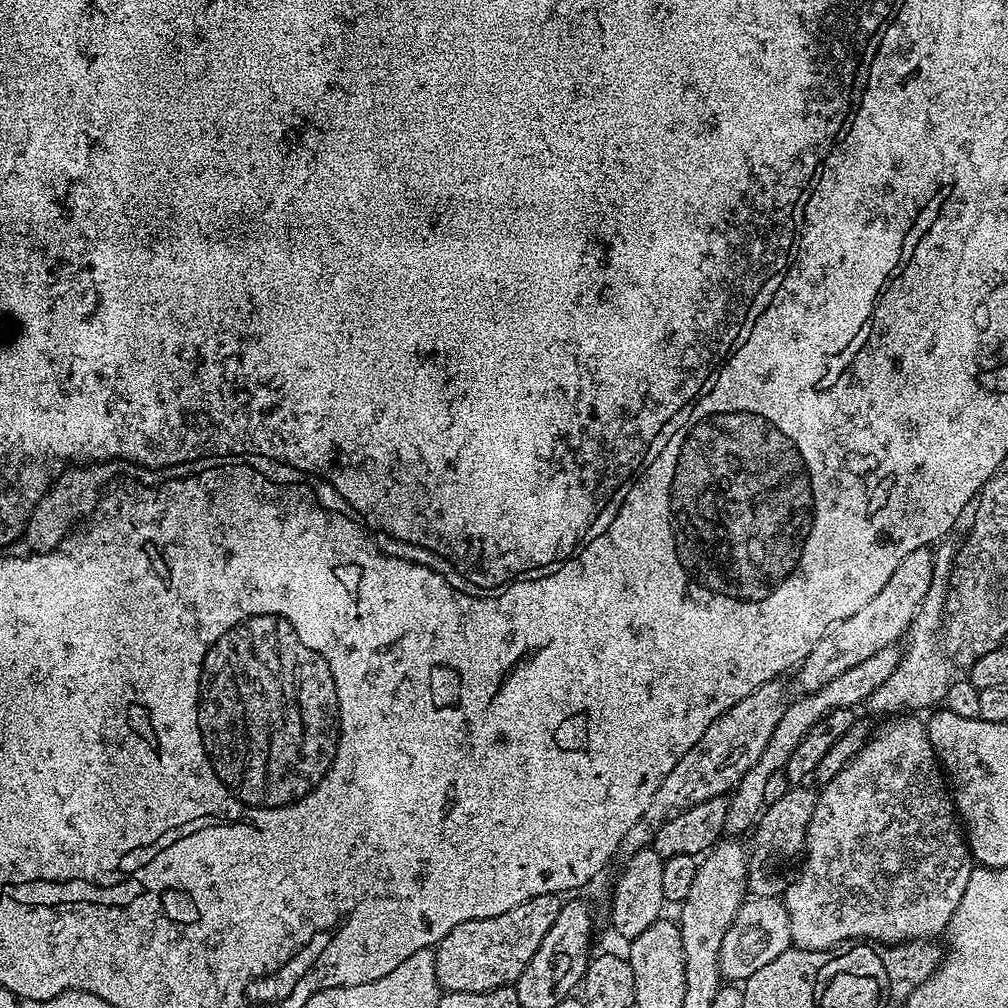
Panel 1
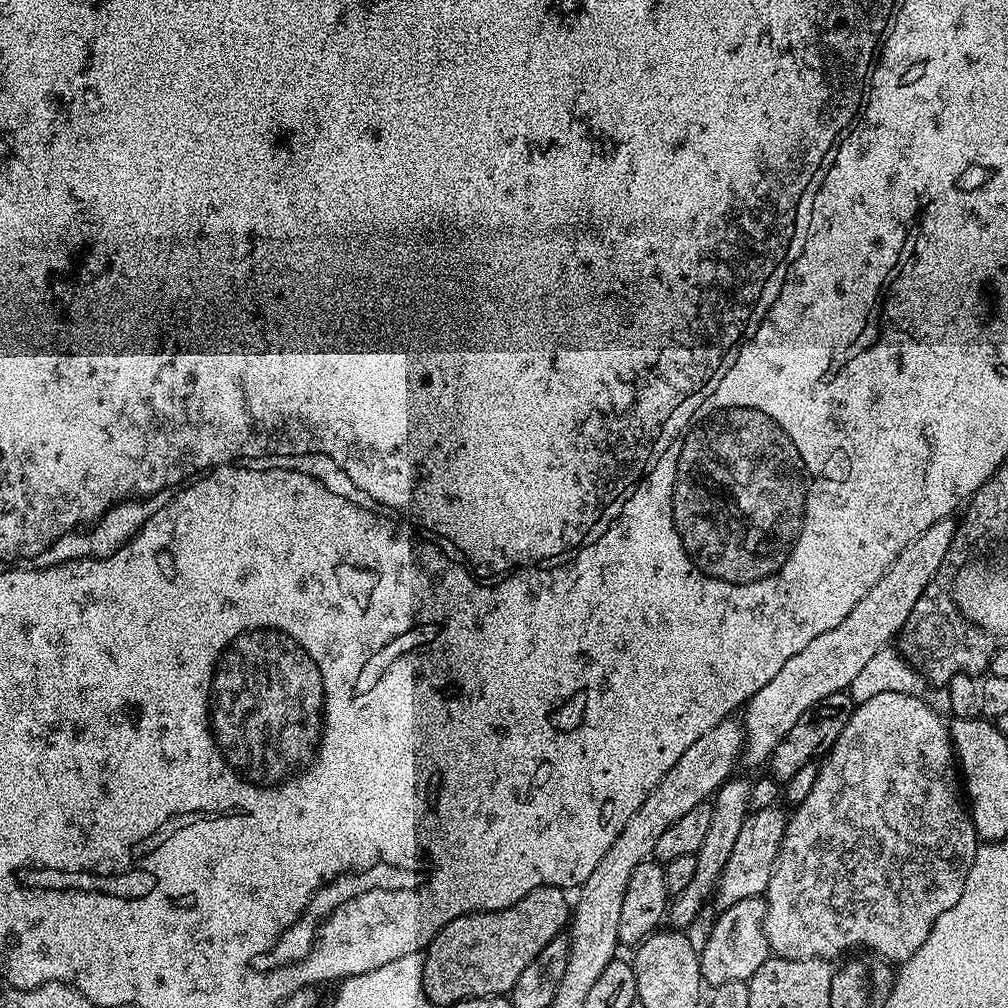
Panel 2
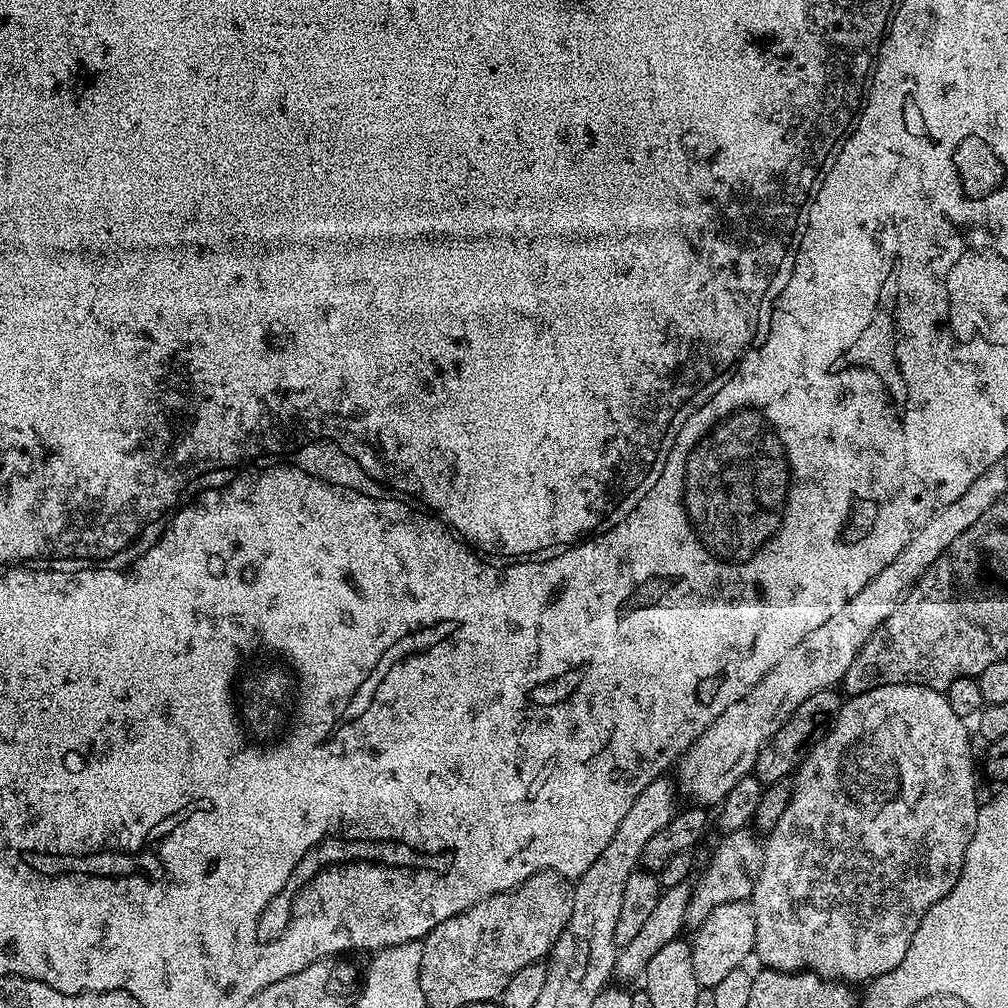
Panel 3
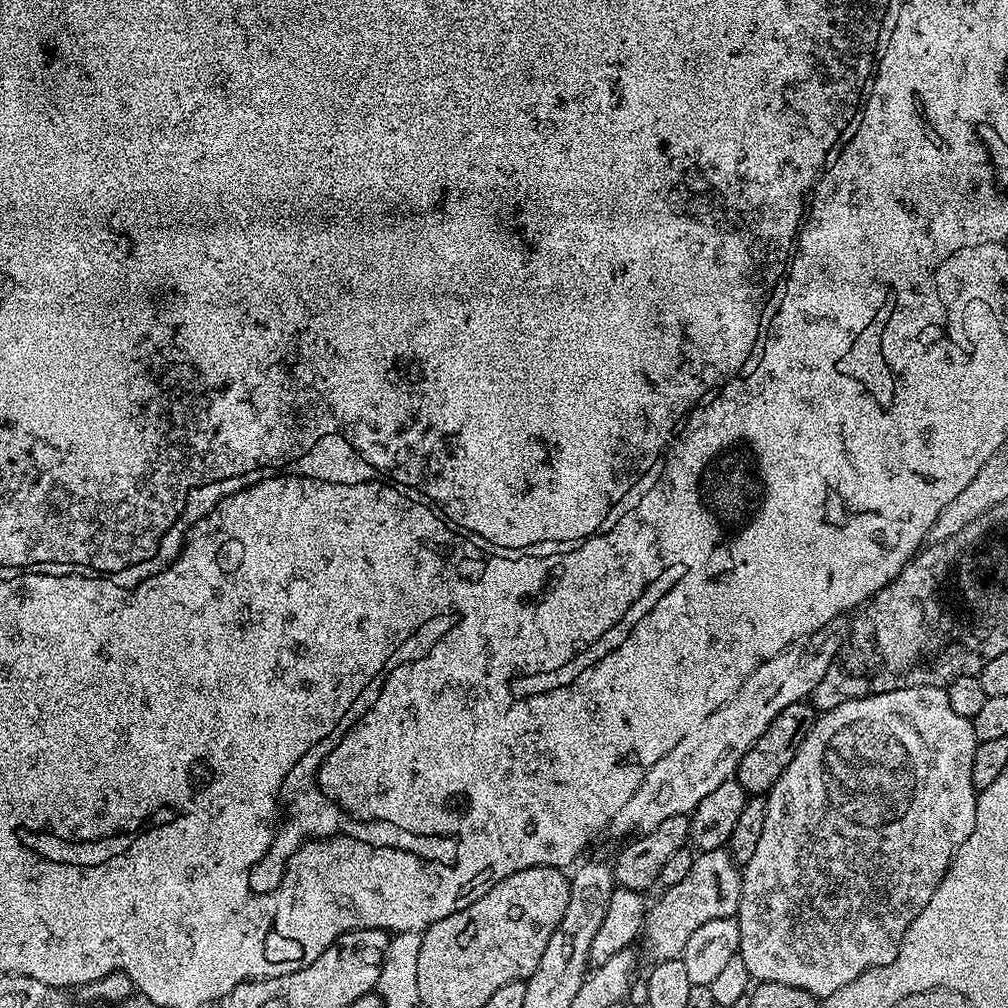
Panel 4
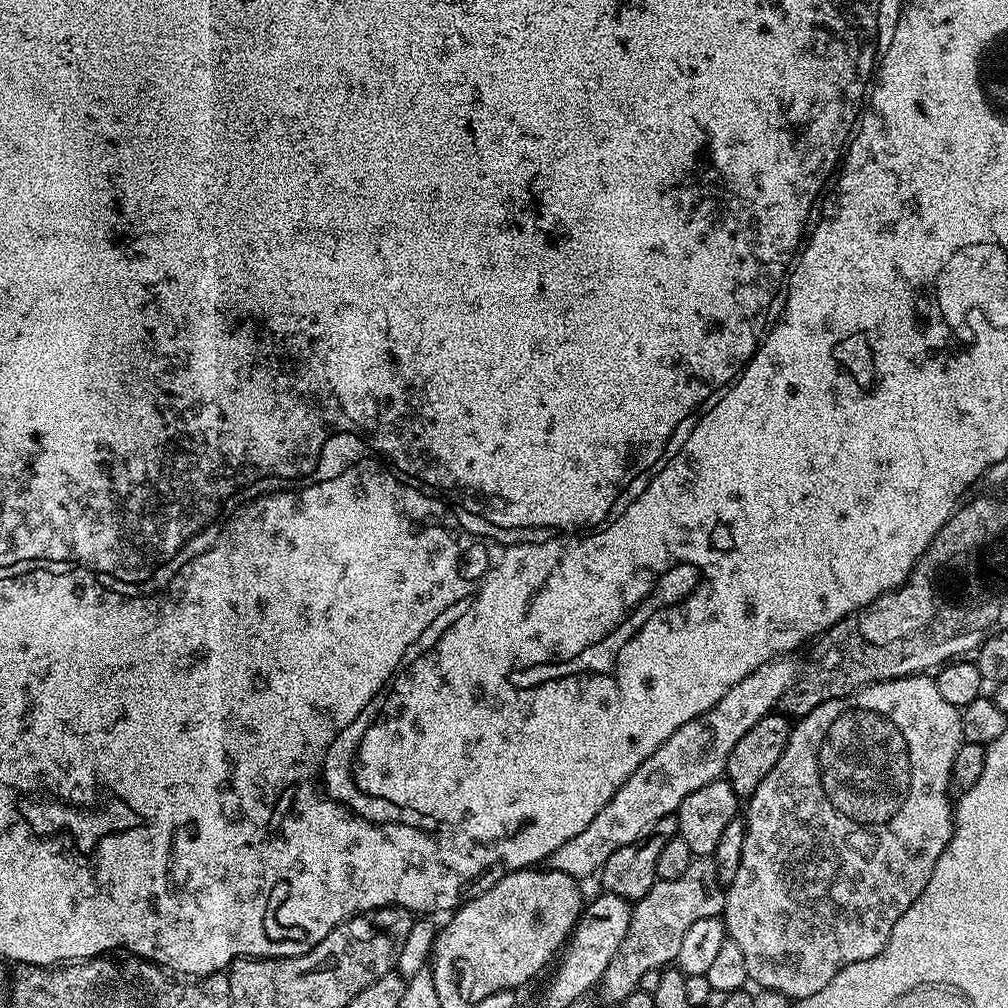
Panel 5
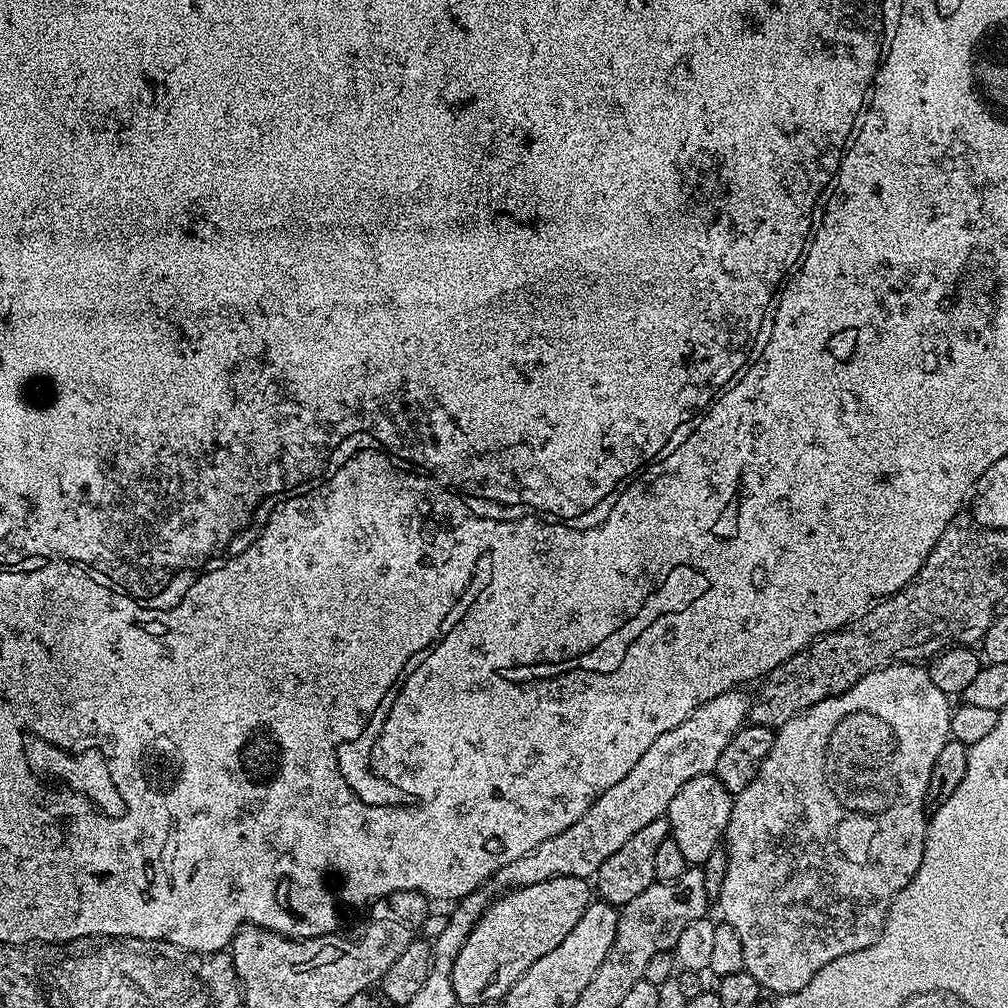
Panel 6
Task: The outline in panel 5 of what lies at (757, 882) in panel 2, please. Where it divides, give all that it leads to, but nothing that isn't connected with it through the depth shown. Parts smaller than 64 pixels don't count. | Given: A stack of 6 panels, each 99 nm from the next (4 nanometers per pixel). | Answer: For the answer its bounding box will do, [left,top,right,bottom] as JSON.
[598,858,726,1006]

